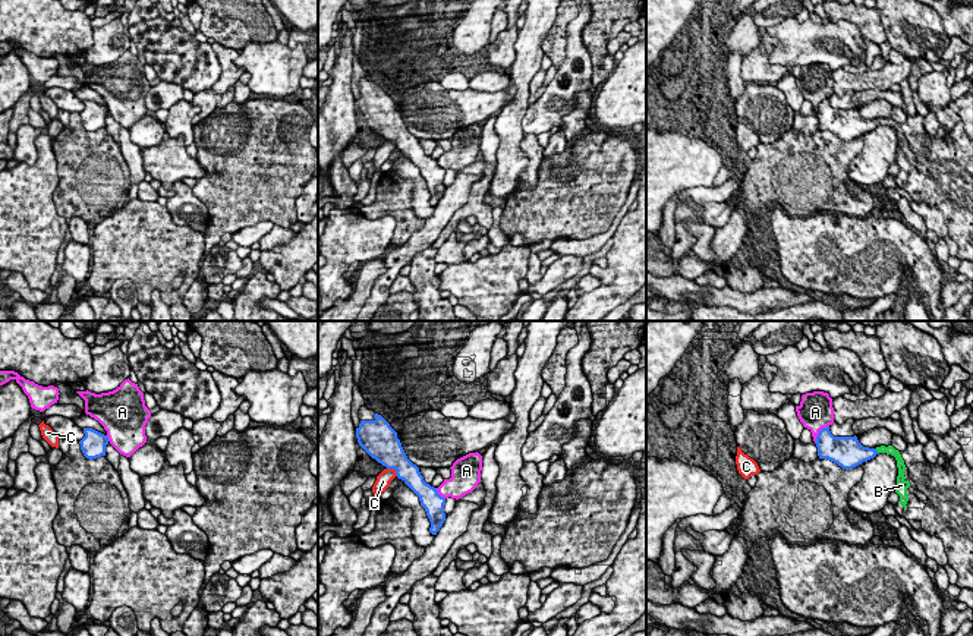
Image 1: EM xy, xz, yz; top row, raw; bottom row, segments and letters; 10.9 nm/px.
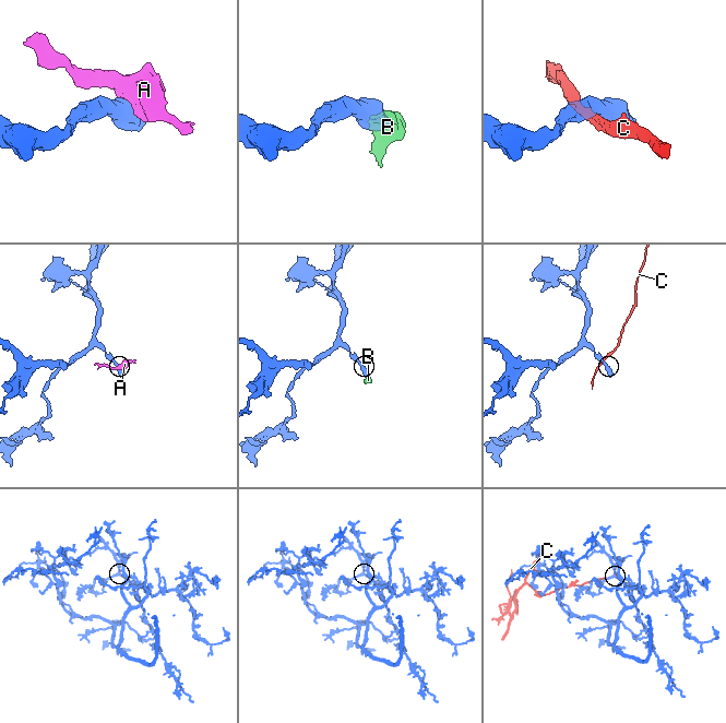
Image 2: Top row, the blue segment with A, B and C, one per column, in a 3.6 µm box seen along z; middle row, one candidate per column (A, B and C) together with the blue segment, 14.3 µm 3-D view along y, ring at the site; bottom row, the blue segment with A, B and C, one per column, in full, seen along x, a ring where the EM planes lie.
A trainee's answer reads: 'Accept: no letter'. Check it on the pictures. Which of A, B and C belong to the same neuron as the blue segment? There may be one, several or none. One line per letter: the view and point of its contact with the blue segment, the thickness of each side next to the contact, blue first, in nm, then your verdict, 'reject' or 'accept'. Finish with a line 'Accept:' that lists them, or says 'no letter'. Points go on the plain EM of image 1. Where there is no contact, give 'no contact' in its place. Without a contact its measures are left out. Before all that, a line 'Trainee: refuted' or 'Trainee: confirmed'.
Trainee: refuted
A: yz (819, 104) | 280/380 nm | reject
B: yz (875, 122) | 280/100 nm | accept
C: xz (393, 139) | 340/160 nm | reject
Accept: B

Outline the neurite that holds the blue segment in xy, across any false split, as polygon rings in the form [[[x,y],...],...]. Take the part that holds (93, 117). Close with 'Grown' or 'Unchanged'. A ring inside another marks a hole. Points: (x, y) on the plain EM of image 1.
[[[84,100],[84,106],[85,108],[79,113],[84,127],[89,132],[106,127],[108,108],[92,100]]]. Unchanged

